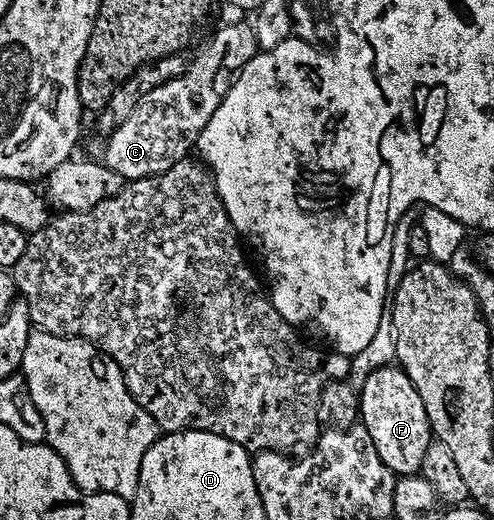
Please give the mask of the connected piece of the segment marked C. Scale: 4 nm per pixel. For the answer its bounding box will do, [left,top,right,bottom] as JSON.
[100,20,259,182]

